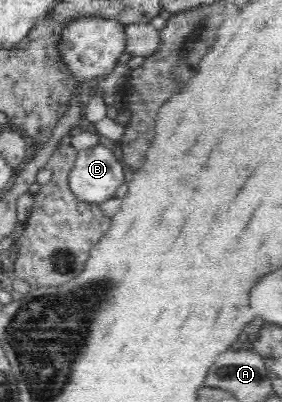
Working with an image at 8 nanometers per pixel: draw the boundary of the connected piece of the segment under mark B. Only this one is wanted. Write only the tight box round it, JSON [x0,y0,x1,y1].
[68,140,125,203]

